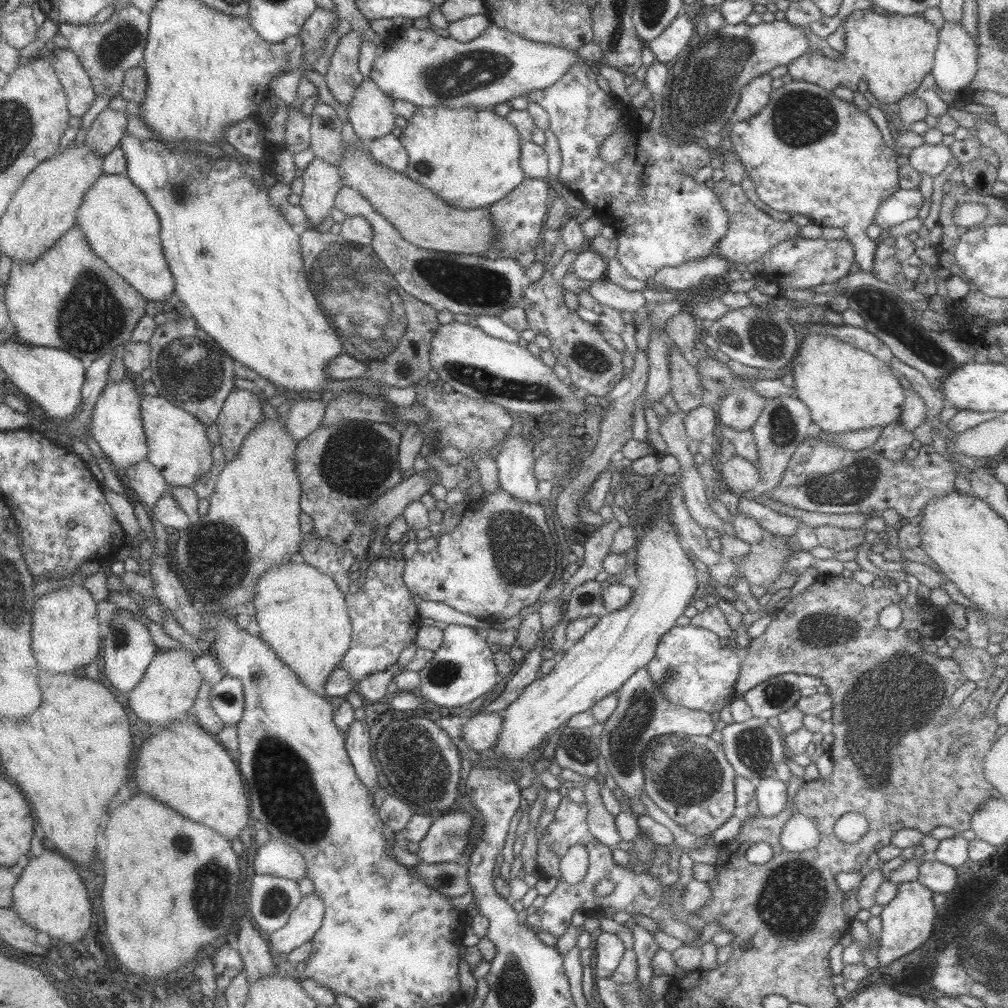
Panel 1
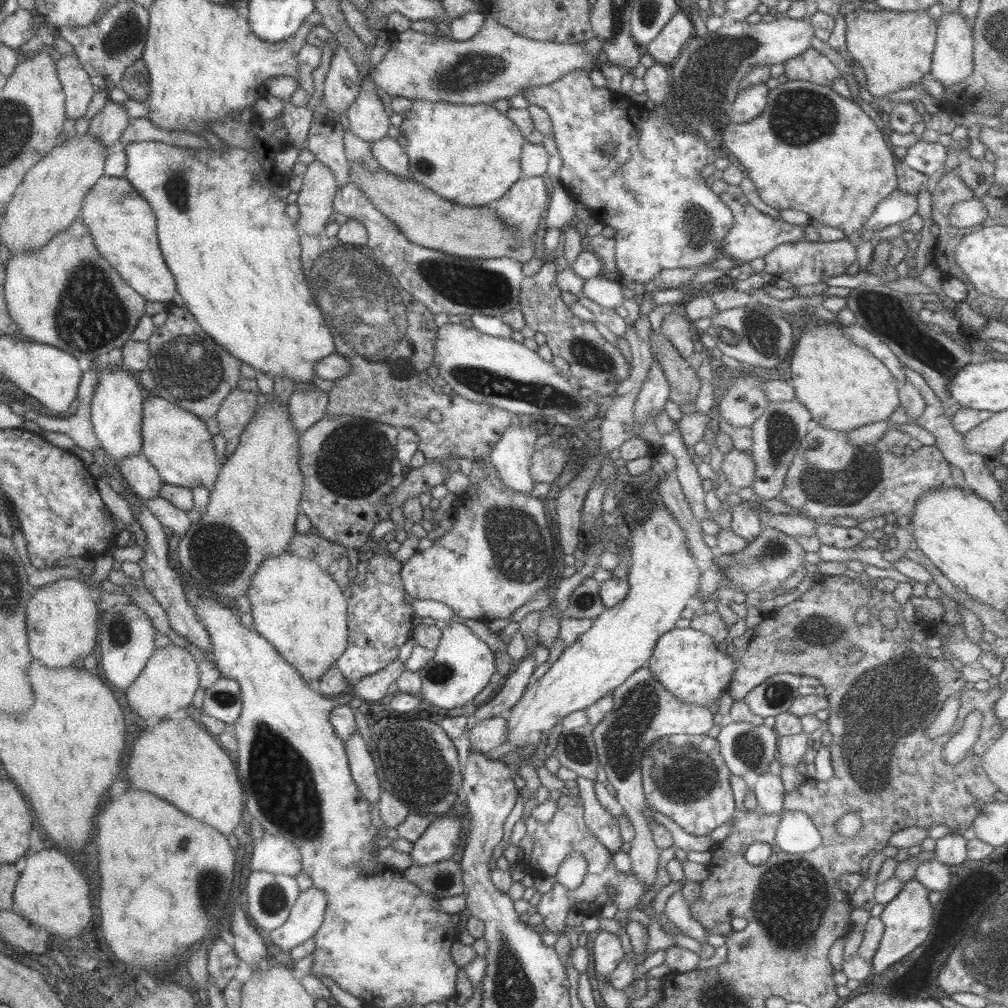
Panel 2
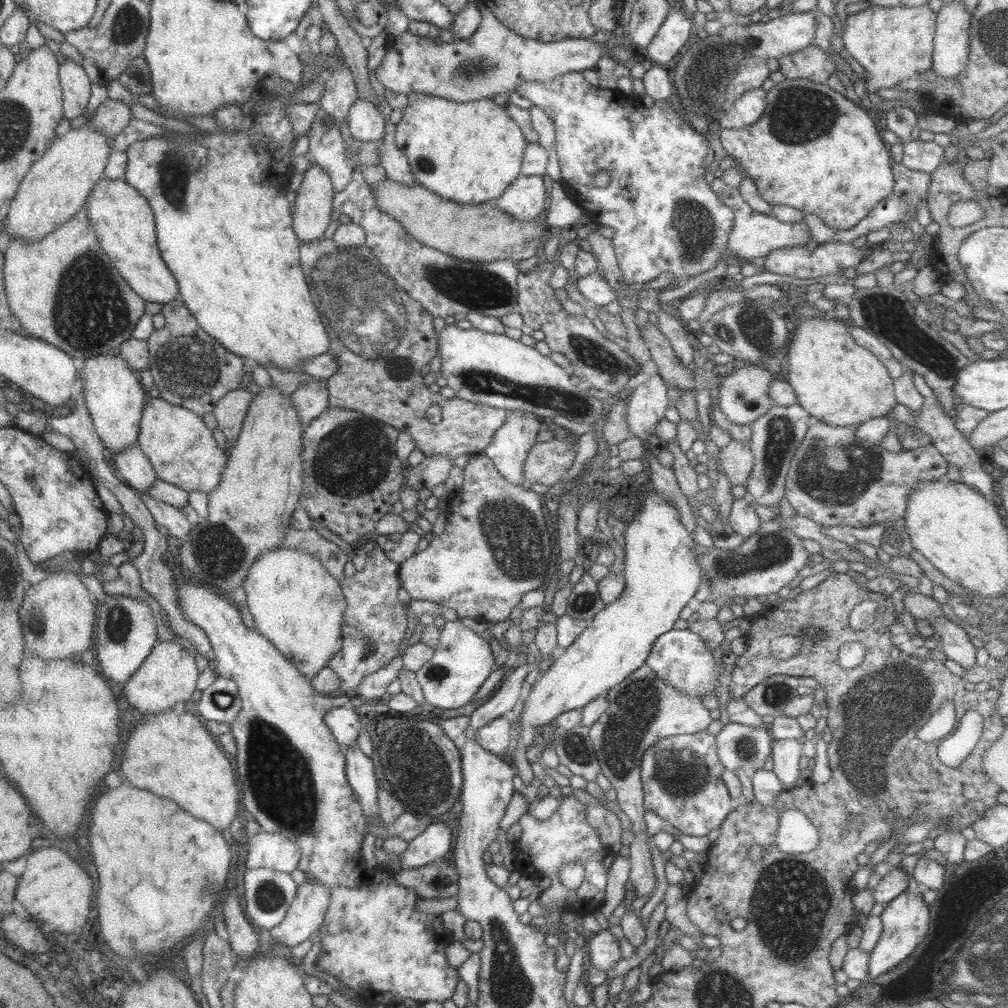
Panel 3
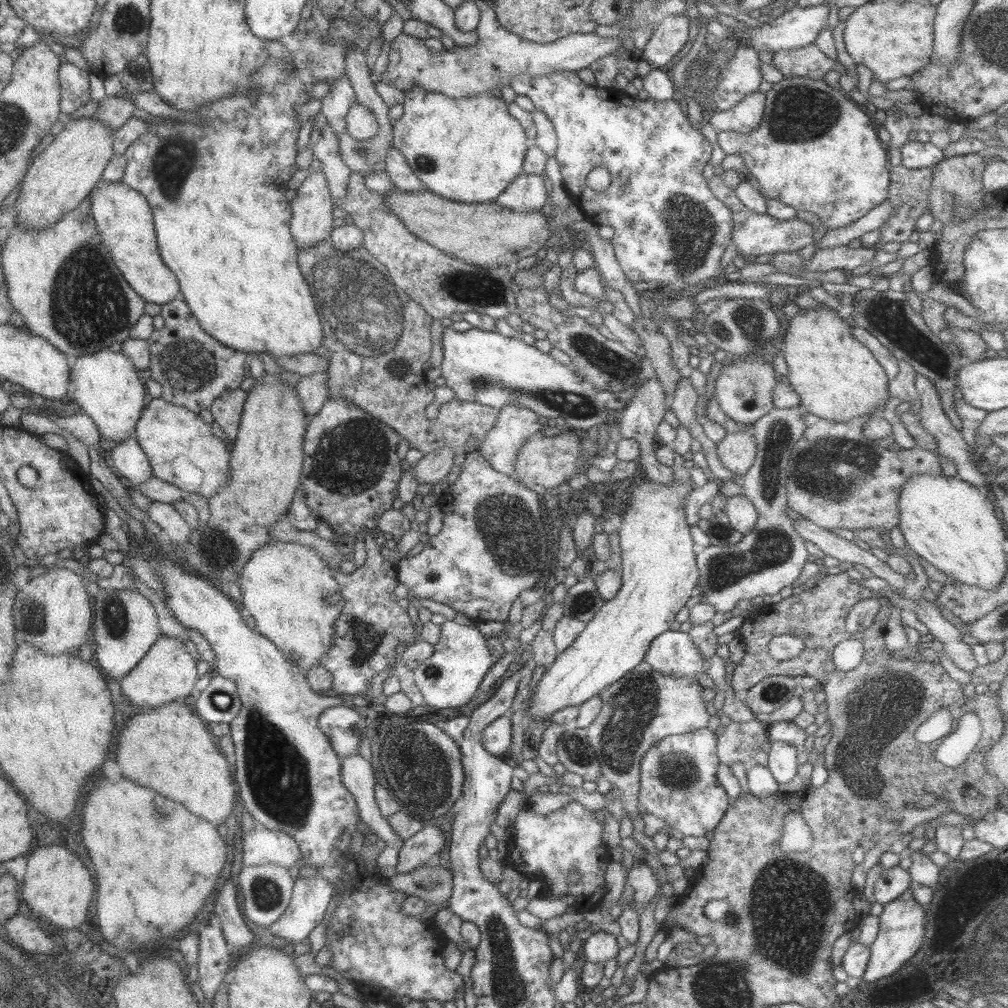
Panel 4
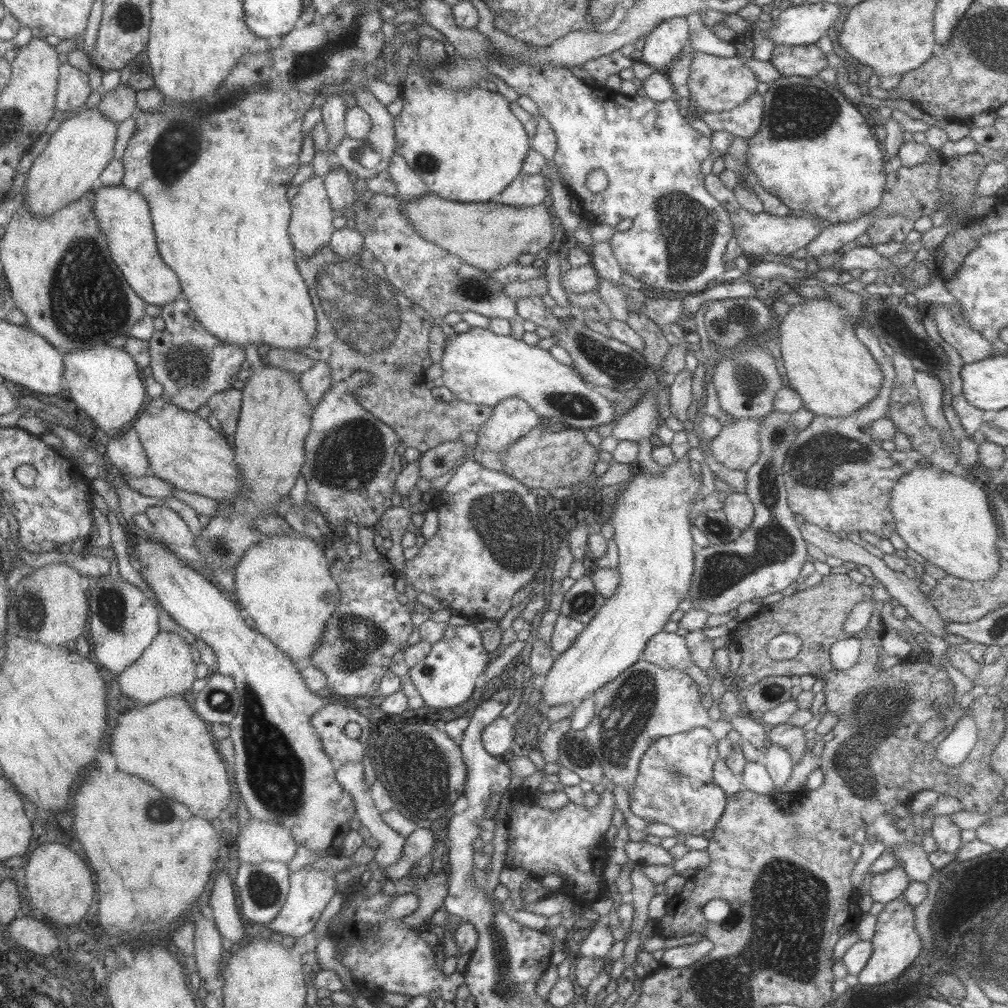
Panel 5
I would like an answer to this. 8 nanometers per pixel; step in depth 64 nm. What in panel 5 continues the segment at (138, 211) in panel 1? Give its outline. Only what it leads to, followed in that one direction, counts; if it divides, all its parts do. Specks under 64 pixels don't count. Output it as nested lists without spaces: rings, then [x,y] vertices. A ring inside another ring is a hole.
[[[98,185],[94,190],[93,213],[106,236],[110,256],[126,278],[128,286],[147,304],[162,306],[172,302],[181,292],[177,274],[161,259],[157,249],[147,200],[124,186]]]

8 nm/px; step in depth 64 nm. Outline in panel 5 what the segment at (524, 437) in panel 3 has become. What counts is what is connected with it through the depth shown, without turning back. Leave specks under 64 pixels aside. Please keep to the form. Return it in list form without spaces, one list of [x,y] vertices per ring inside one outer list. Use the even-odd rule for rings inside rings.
[[[507,398],[499,401],[493,407],[492,416],[480,427],[478,431],[478,443],[472,457],[480,466],[488,470],[502,471],[504,464],[500,462],[500,455],[514,445],[518,439],[528,435],[528,432],[536,429],[540,425],[539,414],[536,414],[521,398]]]

